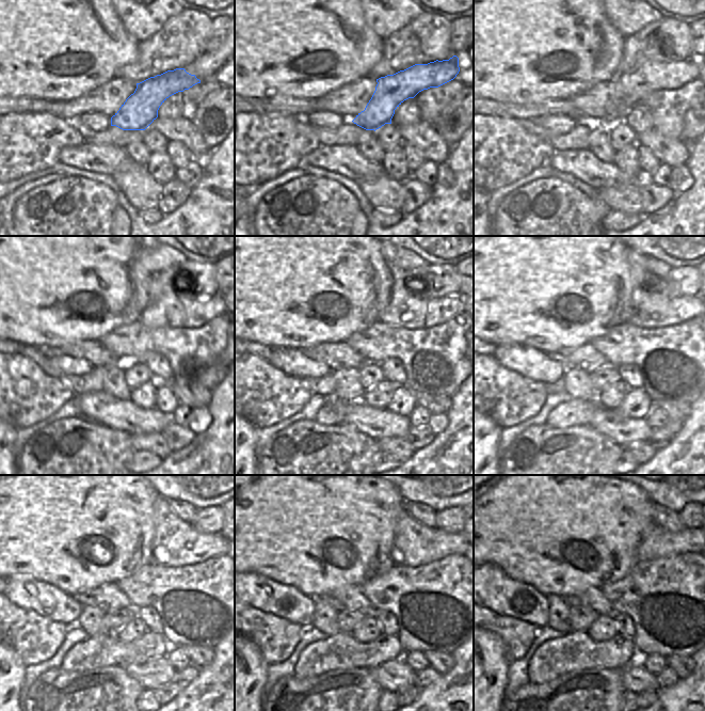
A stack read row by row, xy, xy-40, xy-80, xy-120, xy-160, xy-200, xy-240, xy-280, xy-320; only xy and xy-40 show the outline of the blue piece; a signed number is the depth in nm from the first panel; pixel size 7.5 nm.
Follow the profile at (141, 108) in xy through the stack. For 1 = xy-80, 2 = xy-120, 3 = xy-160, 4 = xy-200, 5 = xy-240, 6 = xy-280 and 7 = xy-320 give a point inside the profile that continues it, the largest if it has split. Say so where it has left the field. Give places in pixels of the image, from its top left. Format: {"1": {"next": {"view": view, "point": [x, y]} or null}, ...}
{"1": {"next": {"view": "xy-80", "point": [652, 76]}}, "2": {"next": {"view": "xy-120", "point": [167, 312]}}, "3": {"next": {"view": "xy-160", "point": [405, 310]}}, "4": {"next": {"view": "xy-200", "point": [650, 310]}}, "5": {"next": {"view": "xy-240", "point": [176, 542]}}, "6": {"next": {"view": "xy-280", "point": [415, 544]}}, "7": {"next": {"view": "xy-320", "point": [656, 542]}}}

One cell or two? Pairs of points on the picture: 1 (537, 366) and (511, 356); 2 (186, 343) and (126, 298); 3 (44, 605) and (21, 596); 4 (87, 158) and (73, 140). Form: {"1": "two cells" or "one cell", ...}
{"1": "one cell", "2": "two cells", "3": "one cell", "4": "two cells"}

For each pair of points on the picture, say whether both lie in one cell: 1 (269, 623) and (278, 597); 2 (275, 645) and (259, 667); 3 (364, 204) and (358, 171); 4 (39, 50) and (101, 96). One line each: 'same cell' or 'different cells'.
1: different cells
2: different cells
3: different cells
4: different cells

